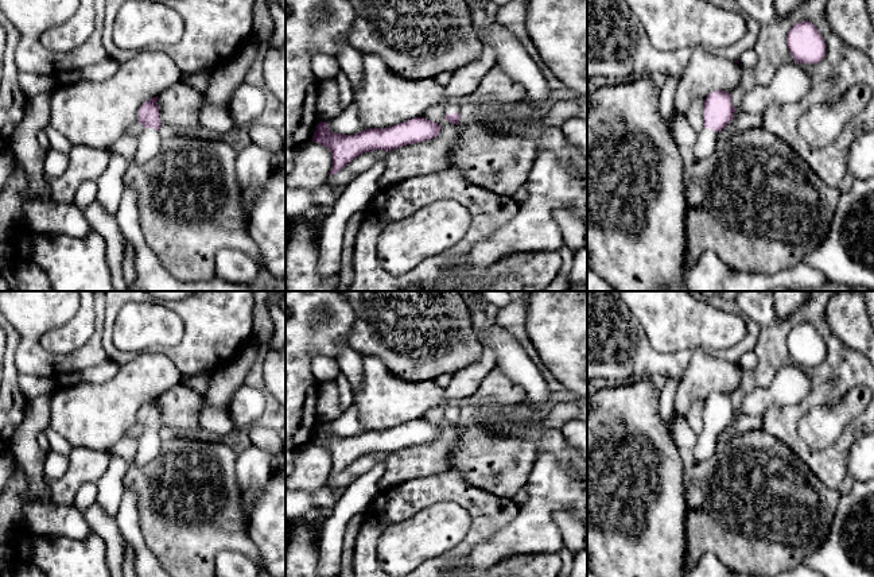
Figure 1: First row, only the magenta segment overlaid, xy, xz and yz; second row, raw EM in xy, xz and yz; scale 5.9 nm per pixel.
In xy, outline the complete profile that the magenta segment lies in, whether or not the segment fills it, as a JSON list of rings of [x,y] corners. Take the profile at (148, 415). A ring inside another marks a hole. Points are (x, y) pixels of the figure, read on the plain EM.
[[[158,398],[147,402],[139,411],[137,425],[143,426],[144,431],[139,438],[137,452],[132,461],[135,465],[144,465],[159,454],[162,425],[156,403]]]

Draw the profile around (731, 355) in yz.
[[[743,317],[745,324],[746,324],[746,334],[743,340],[729,348],[729,349],[722,349],[716,353],[720,359],[729,361],[729,363],[738,363],[739,359],[746,353],[746,352],[753,352],[755,348],[755,342],[760,337],[760,326],[758,324],[749,318]]]

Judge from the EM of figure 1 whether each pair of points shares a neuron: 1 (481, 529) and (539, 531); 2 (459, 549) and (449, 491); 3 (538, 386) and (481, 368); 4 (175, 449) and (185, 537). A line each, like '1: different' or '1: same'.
1: different
2: same
3: different
4: same

